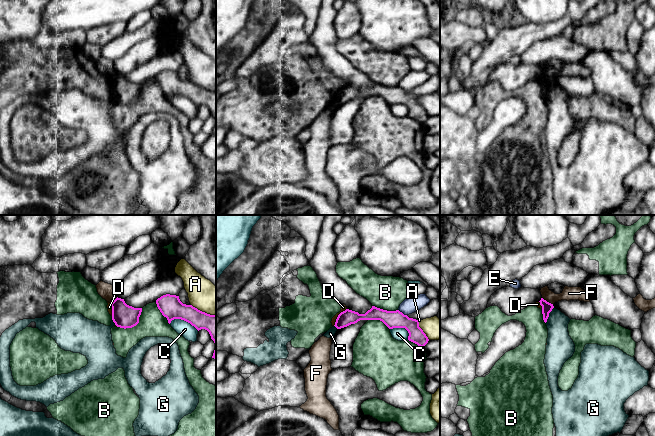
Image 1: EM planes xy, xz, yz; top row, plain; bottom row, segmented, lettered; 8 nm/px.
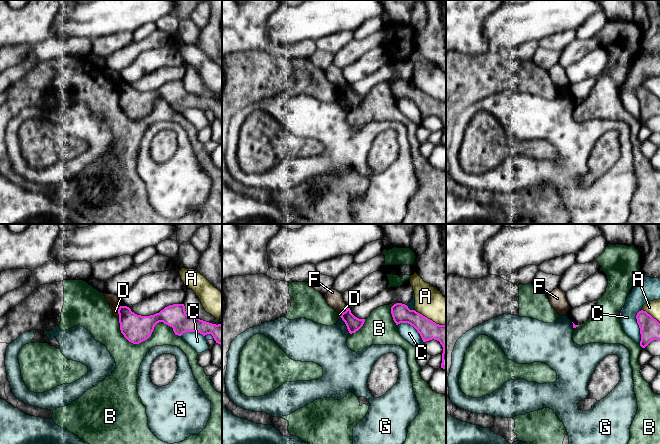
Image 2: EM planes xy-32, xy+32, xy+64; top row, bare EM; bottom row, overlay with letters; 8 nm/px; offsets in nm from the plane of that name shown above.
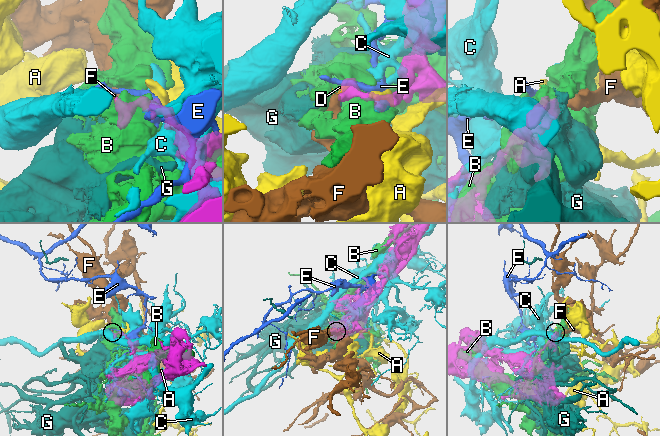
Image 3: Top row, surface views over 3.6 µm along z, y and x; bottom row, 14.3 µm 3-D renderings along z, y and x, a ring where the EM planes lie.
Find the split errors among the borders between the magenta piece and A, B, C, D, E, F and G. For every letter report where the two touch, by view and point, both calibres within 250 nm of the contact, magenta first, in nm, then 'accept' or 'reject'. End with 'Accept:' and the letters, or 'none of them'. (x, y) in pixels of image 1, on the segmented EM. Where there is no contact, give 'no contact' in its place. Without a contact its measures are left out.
A: xz (422, 330) | 140/170 nm | reject
B: xy (134, 325) | 190/220 nm | reject
C: xy (184, 320) | 180/120 nm | reject
D: xz (338, 316) | 120/50 nm | reject
E: xz (401, 312) | 140/140 nm | reject
F: yz (546, 301) | 90/110 nm | reject
G: yz (548, 315) | 90/200 nm | reject
Accept: none of them

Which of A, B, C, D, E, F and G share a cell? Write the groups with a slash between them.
A / B D / C / E / F / G

